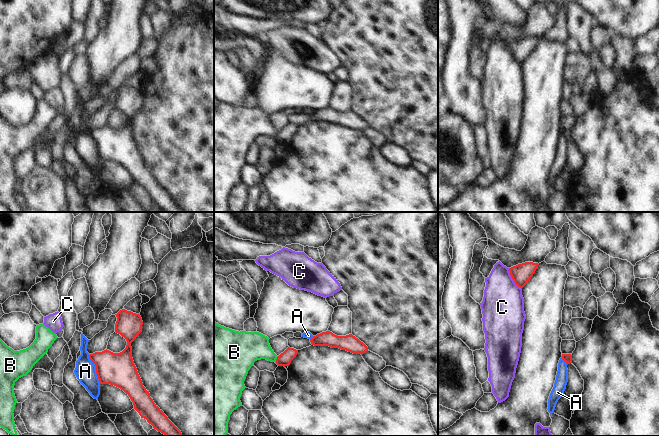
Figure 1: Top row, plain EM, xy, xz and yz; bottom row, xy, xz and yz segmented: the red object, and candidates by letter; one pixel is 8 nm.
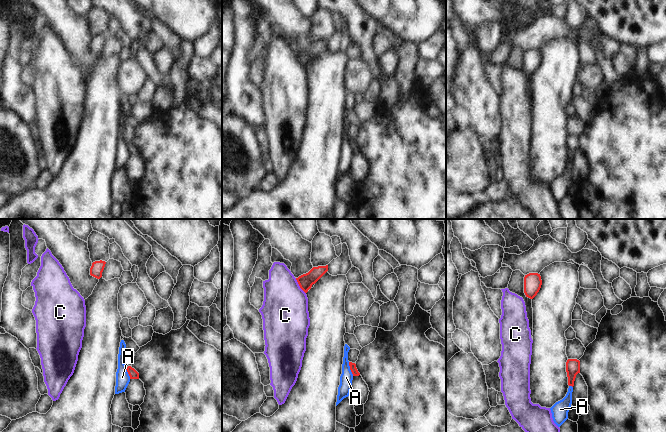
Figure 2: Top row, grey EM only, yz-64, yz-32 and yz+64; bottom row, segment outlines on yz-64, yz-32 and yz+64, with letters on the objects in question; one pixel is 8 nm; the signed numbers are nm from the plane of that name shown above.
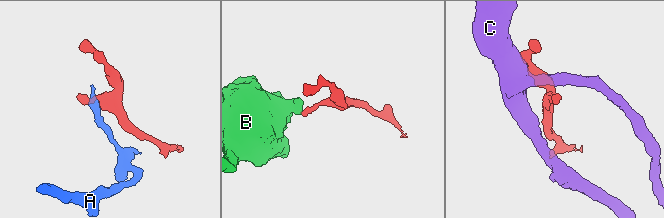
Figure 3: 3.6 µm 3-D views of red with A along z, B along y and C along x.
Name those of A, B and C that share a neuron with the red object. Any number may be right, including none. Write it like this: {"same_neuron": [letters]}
{"same_neuron": []}

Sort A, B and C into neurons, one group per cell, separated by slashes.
A / B / C

